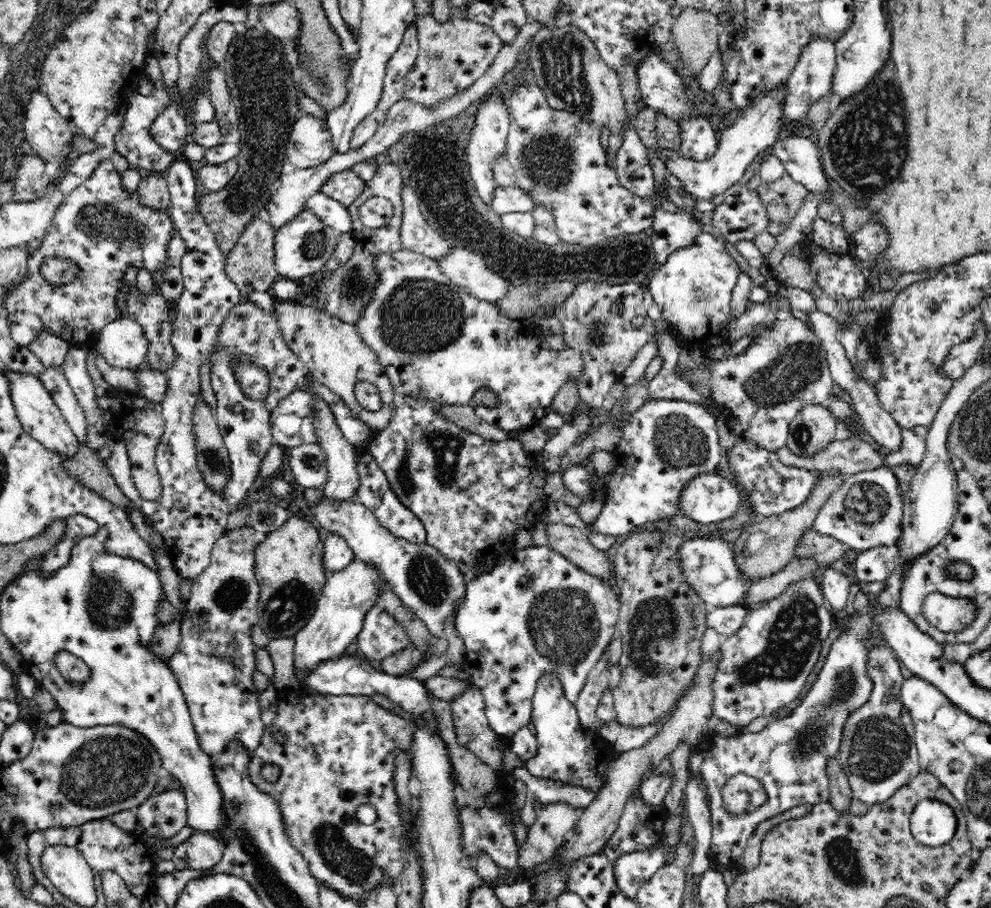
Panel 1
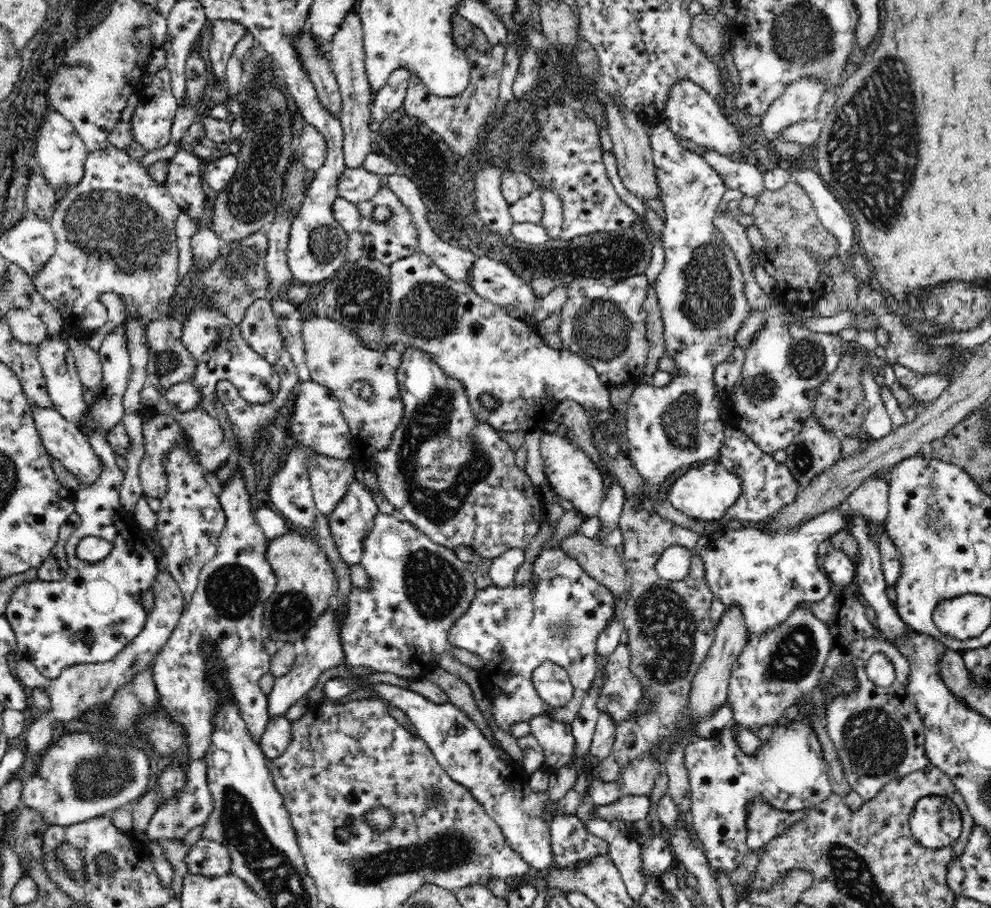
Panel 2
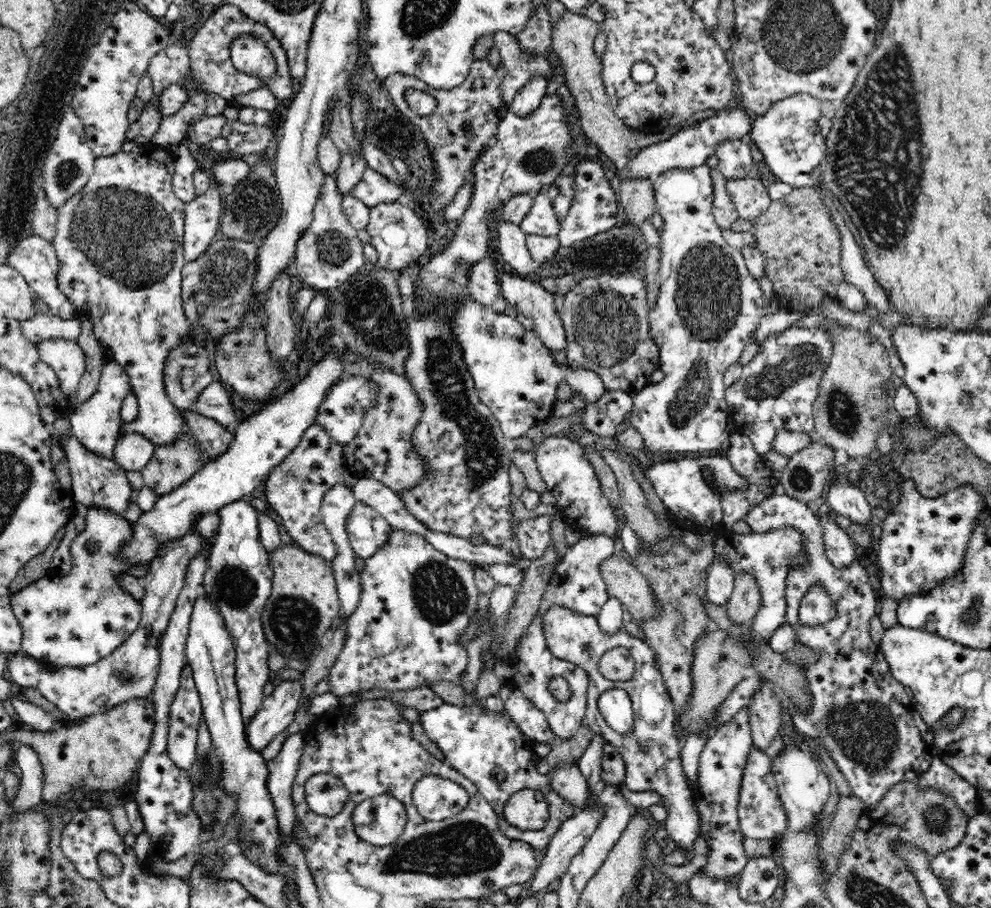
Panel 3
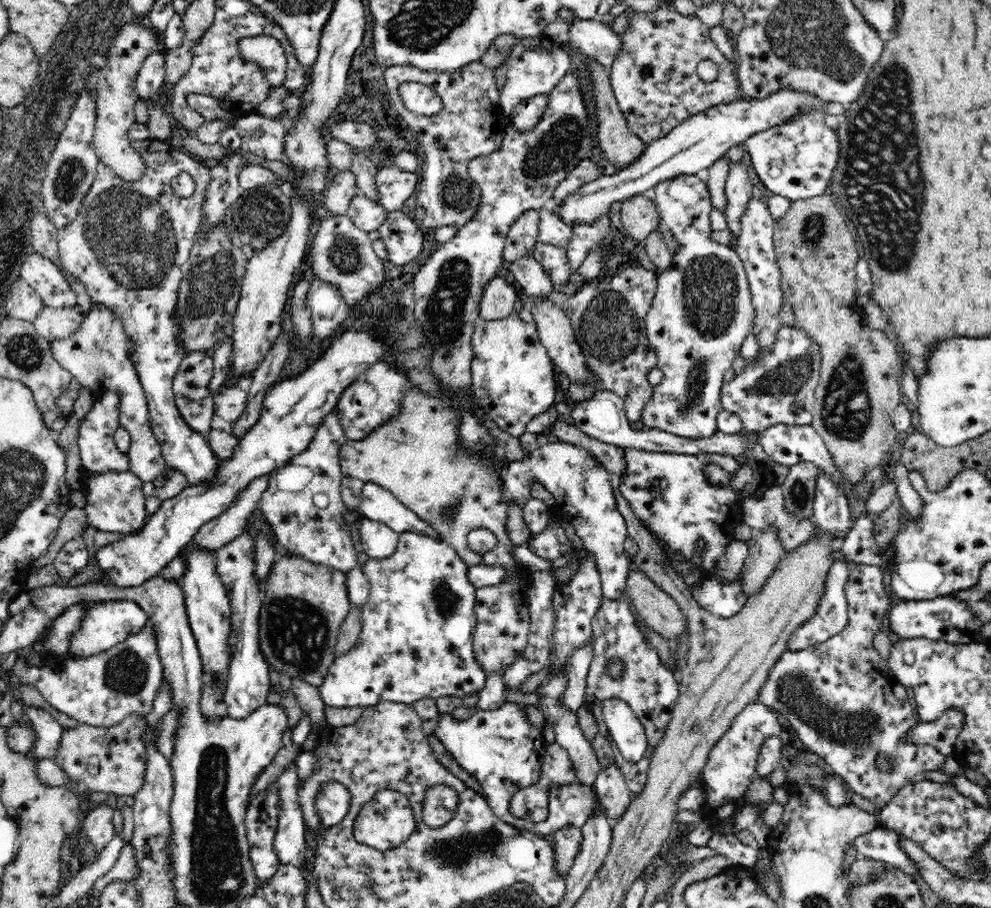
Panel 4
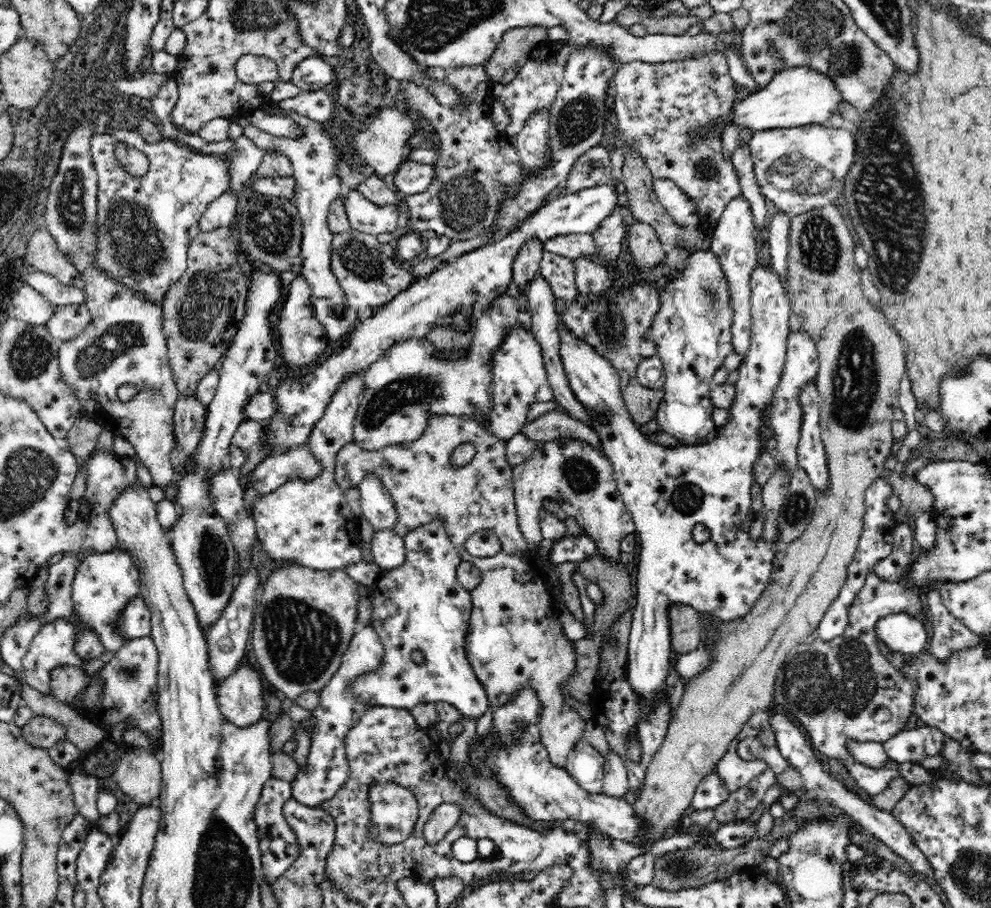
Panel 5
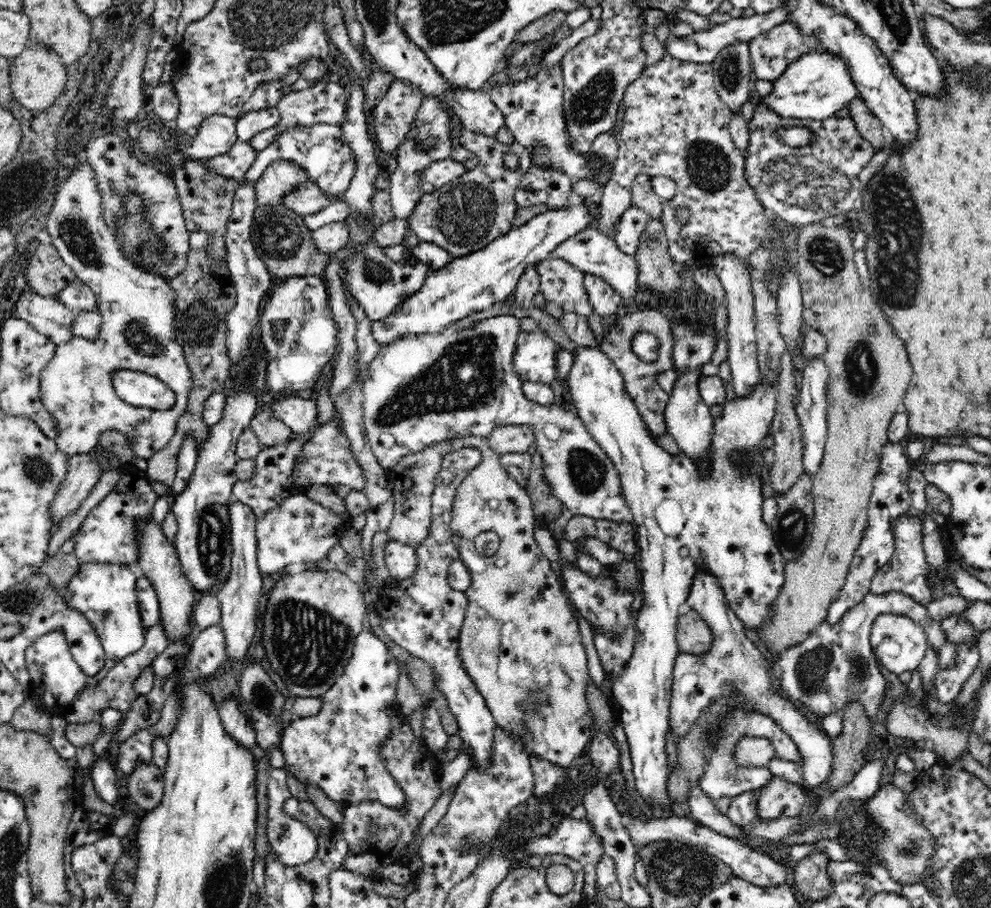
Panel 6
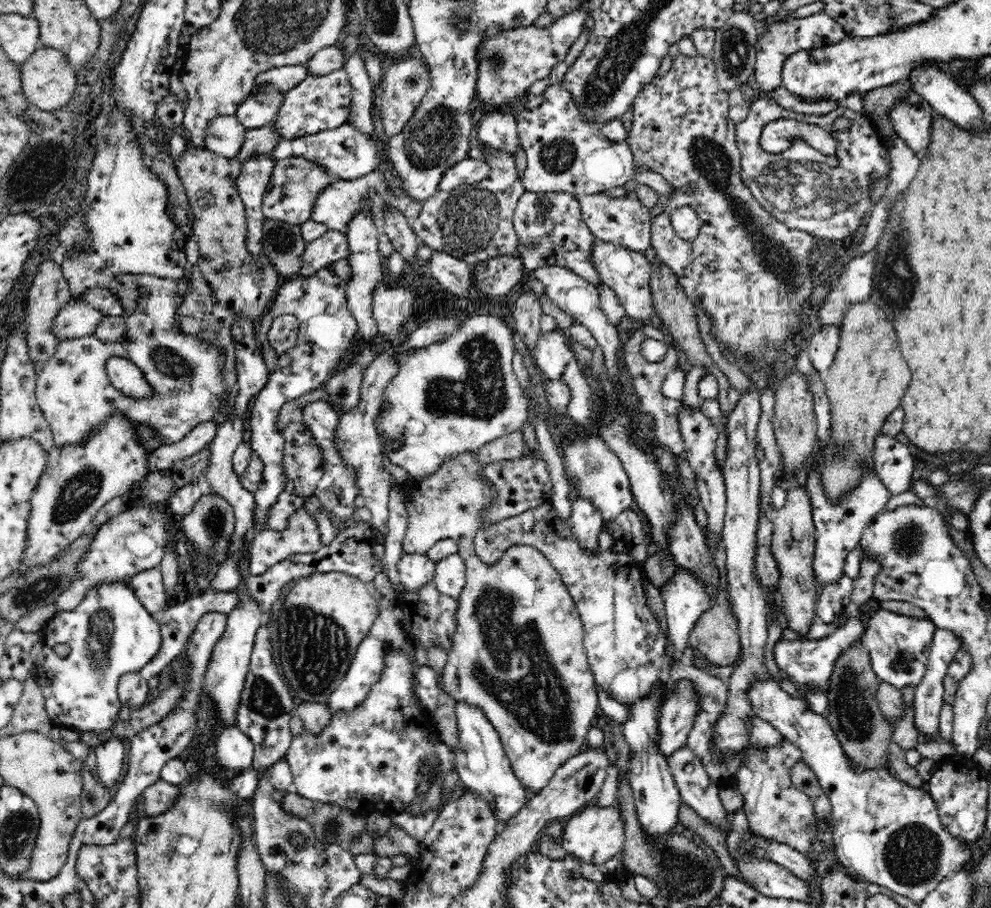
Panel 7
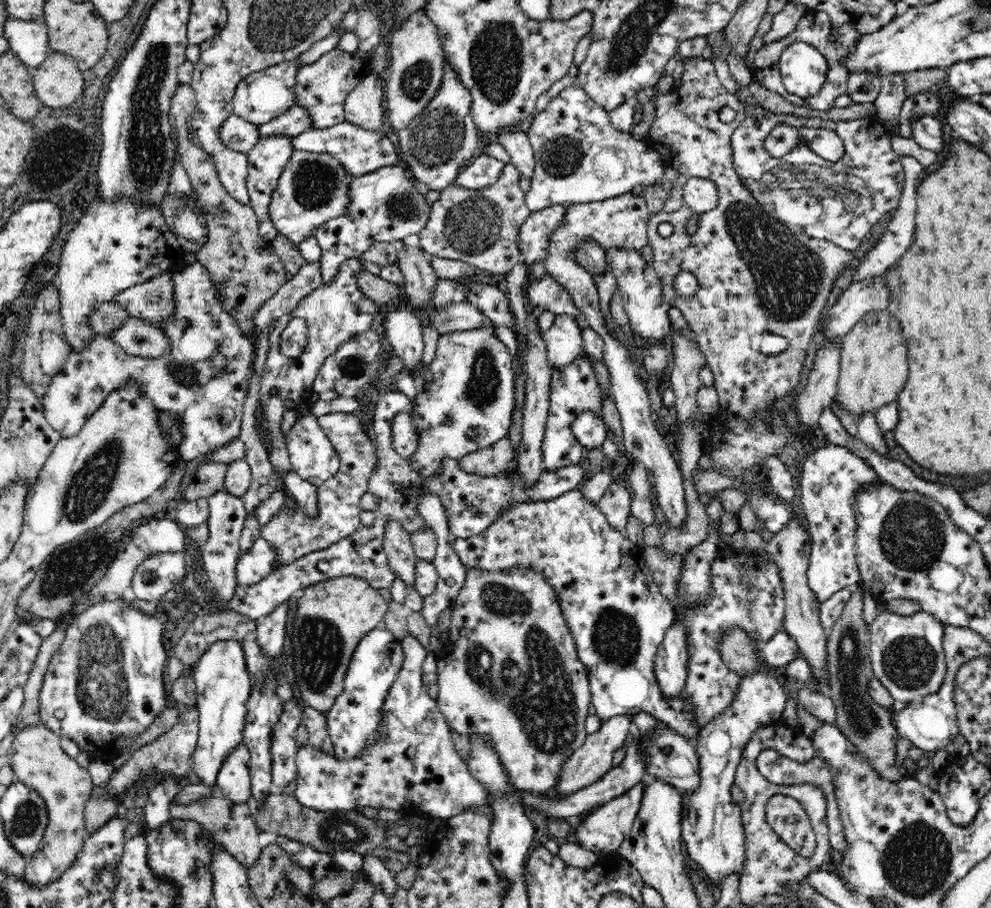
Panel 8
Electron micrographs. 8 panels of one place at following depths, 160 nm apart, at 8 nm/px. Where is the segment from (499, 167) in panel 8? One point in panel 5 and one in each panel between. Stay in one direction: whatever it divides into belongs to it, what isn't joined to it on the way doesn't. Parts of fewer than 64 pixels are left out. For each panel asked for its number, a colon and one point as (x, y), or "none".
5: (410, 178)
6: (437, 174)
7: (470, 170)

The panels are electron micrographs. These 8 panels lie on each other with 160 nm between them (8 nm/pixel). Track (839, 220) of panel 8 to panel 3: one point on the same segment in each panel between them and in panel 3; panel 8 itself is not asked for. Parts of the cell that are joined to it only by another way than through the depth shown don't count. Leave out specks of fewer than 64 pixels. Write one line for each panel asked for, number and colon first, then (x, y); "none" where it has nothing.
3: (787, 134)
4: (795, 158)
5: (796, 168)
6: (801, 185)
7: (803, 188)

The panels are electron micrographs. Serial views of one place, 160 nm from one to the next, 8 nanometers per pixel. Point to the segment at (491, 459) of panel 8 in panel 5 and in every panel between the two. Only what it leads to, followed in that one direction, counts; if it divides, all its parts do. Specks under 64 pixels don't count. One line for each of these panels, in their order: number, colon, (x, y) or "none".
5: (552, 425)
6: (514, 438)
7: (511, 446)

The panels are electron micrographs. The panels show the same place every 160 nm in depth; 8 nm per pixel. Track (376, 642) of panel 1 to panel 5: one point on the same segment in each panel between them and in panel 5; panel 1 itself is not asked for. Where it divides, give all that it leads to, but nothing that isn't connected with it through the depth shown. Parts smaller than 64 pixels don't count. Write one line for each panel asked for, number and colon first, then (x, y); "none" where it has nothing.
2: (417, 590)
3: (414, 601)
4: (419, 646)
5: (425, 608)

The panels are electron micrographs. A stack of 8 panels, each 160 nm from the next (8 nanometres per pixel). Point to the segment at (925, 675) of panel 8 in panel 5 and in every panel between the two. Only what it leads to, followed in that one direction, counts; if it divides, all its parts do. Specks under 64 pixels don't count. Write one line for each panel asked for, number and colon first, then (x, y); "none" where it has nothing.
5: (906, 634)
6: (900, 643)
7: (898, 646)

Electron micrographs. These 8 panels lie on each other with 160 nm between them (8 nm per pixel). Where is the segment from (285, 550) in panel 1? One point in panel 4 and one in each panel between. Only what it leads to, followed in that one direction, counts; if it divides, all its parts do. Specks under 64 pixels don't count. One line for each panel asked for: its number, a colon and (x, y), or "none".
2: (306, 582)
3: (304, 603)
4: (305, 603)

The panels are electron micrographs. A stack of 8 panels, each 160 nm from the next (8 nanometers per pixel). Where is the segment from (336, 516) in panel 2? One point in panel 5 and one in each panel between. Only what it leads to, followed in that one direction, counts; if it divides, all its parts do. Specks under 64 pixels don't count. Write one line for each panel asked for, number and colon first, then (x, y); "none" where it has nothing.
3: (367, 530)
4: (379, 541)
5: (388, 550)

